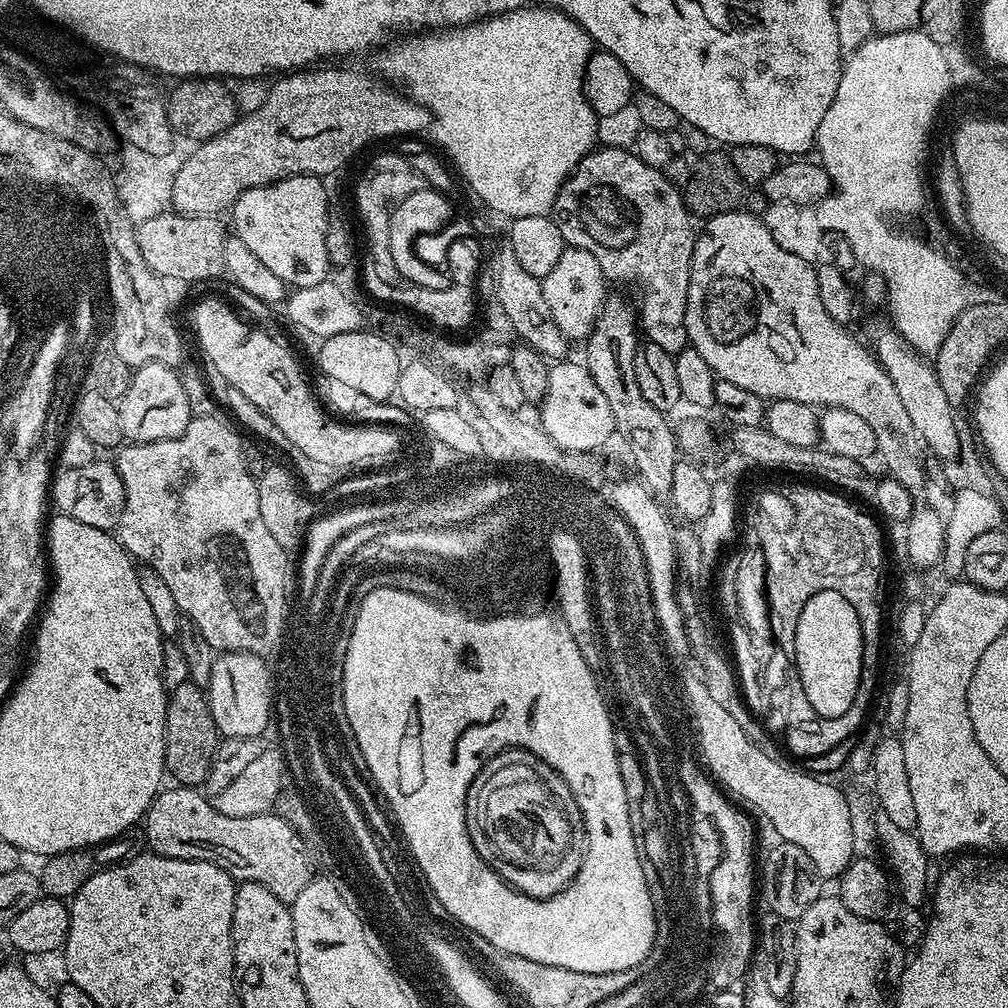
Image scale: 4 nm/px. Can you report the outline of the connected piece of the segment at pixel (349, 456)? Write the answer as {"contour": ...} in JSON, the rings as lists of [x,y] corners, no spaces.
{"contour":[[[204,300],[192,312],[196,336],[204,351],[203,359],[218,366],[218,374],[226,378],[230,386],[242,390],[242,394],[246,394],[246,398],[250,398],[250,402],[254,402],[254,406],[258,406],[258,410],[262,410],[262,414],[266,414],[266,418],[270,418],[270,422],[274,422],[274,426],[278,426],[278,430],[282,430],[282,434],[286,434],[287,440],[294,442],[302,454],[345,470],[352,466],[360,466],[363,470],[383,470],[396,460],[394,458],[400,452],[398,433],[379,428],[376,422],[345,422],[329,414],[325,405],[316,401],[299,362],[274,337],[267,336],[260,326],[253,326],[241,318],[221,300]]]}

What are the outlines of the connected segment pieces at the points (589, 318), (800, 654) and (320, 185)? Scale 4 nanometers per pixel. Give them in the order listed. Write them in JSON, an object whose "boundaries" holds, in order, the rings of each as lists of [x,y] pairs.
{"boundaries":[[[[566,246],[562,250],[562,258],[558,258],[558,263],[554,266],[554,270],[550,270],[550,274],[542,277],[540,285],[548,314],[558,326],[558,330],[562,330],[562,334],[569,342],[587,341],[605,307],[604,295],[609,288],[602,266],[598,266],[594,254],[590,254],[590,250]]],[[[834,590],[815,592],[806,606],[802,606],[794,667],[800,675],[802,690],[806,690],[806,698],[810,698],[810,706],[814,706],[818,714],[838,718],[850,710],[864,674],[864,639],[860,616],[842,594]]],[[[291,176],[246,190],[230,209],[237,238],[246,242],[251,252],[293,289],[318,286],[330,276],[326,252],[330,207],[324,184],[318,176]]]]}

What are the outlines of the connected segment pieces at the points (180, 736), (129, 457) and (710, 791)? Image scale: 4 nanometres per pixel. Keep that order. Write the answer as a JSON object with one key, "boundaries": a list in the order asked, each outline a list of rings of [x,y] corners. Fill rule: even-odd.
{"boundaries":[[[[187,683],[168,692],[164,723],[164,766],[177,785],[200,786],[208,779],[212,759],[216,756],[218,733],[205,689]]],[[[193,415],[192,421],[182,430],[178,438],[170,438],[166,442],[146,442],[145,444],[125,443],[115,453],[114,463],[126,490],[126,502],[122,510],[122,518],[116,523],[115,535],[120,545],[127,550],[133,561],[153,568],[166,582],[170,594],[174,594],[174,602],[178,602],[181,613],[189,620],[199,632],[201,640],[209,644],[217,653],[222,652],[252,652],[255,649],[269,649],[280,637],[281,617],[284,611],[286,592],[294,588],[294,564],[290,561],[290,553],[278,546],[277,540],[270,534],[266,522],[262,522],[262,509],[258,507],[258,486],[256,479],[247,470],[244,452],[245,442],[240,441],[241,433],[231,423],[219,420],[216,416]]],[[[699,763],[683,764],[683,776],[688,792],[692,792],[692,800],[700,804],[700,812],[712,812],[711,821],[716,820],[714,826],[720,836],[720,861],[710,874],[710,902],[712,926],[717,933],[720,931],[724,949],[720,952],[720,961],[711,965],[710,984],[712,982],[719,990],[732,990],[737,987],[736,983],[739,985],[747,977],[754,964],[758,928],[754,923],[754,916],[752,920],[752,895],[757,895],[758,892],[758,828],[755,823],[752,825],[751,818],[742,809],[735,808],[719,792],[721,789],[709,779]]]]}

